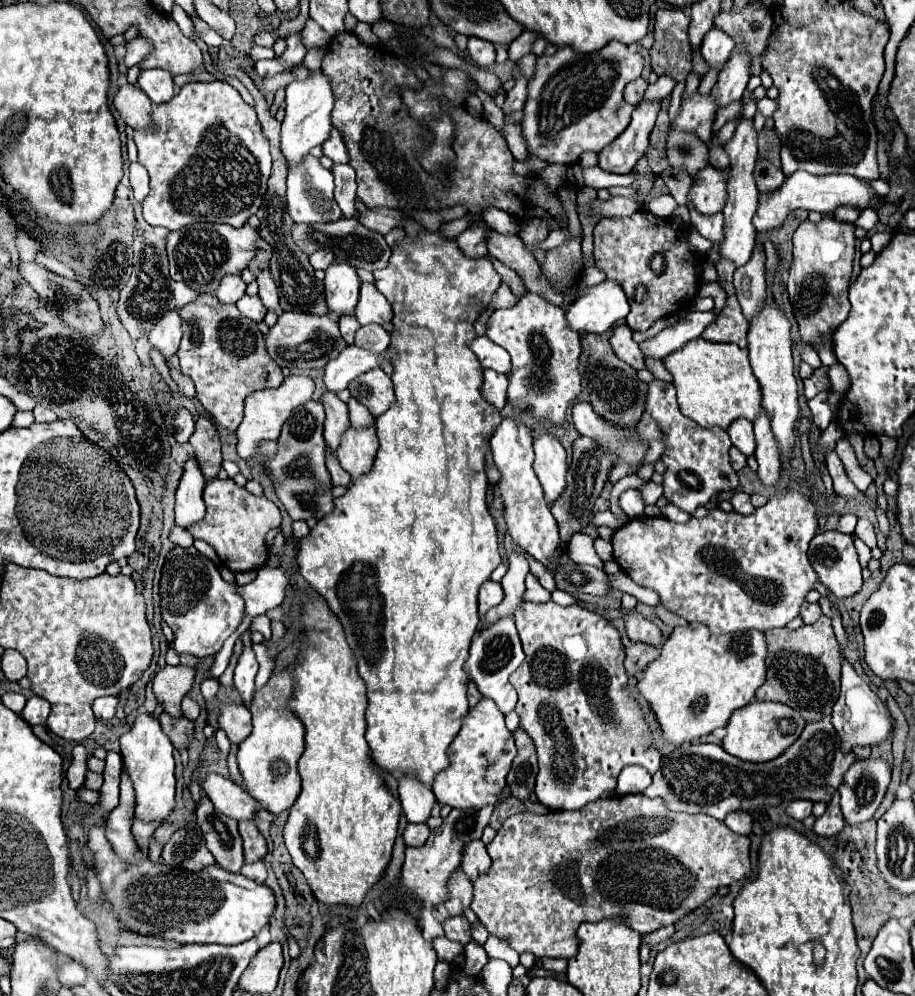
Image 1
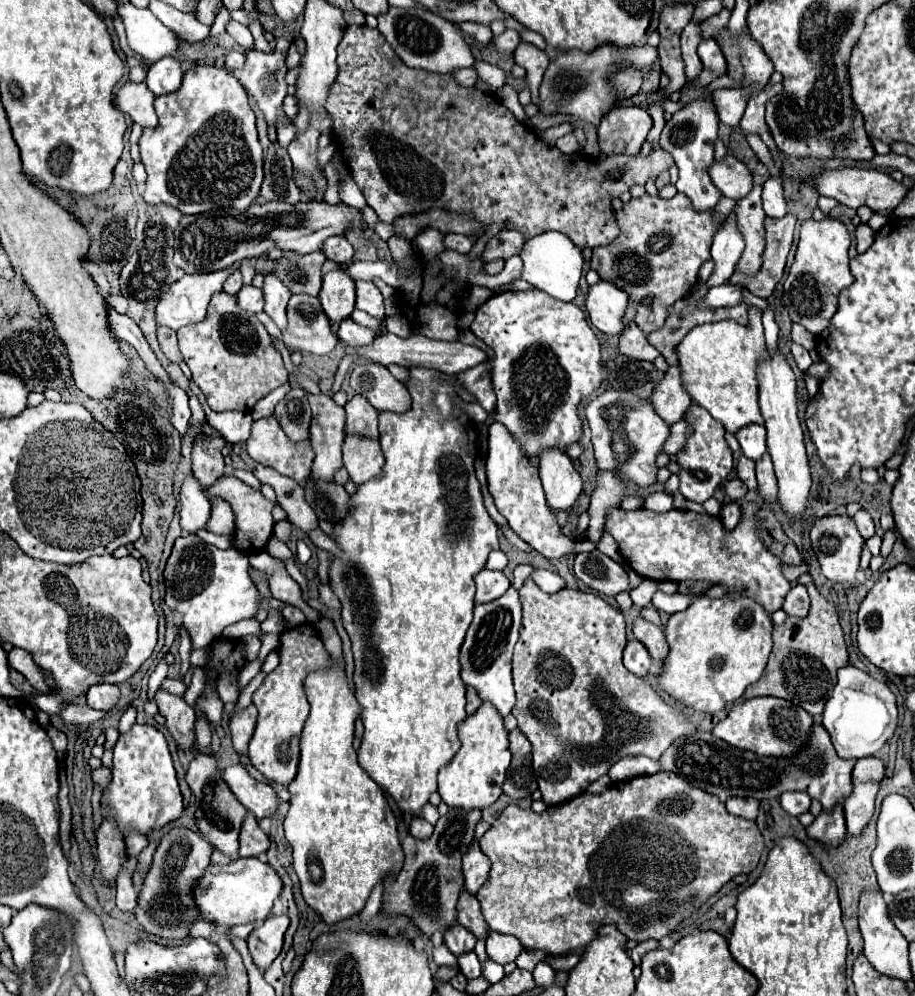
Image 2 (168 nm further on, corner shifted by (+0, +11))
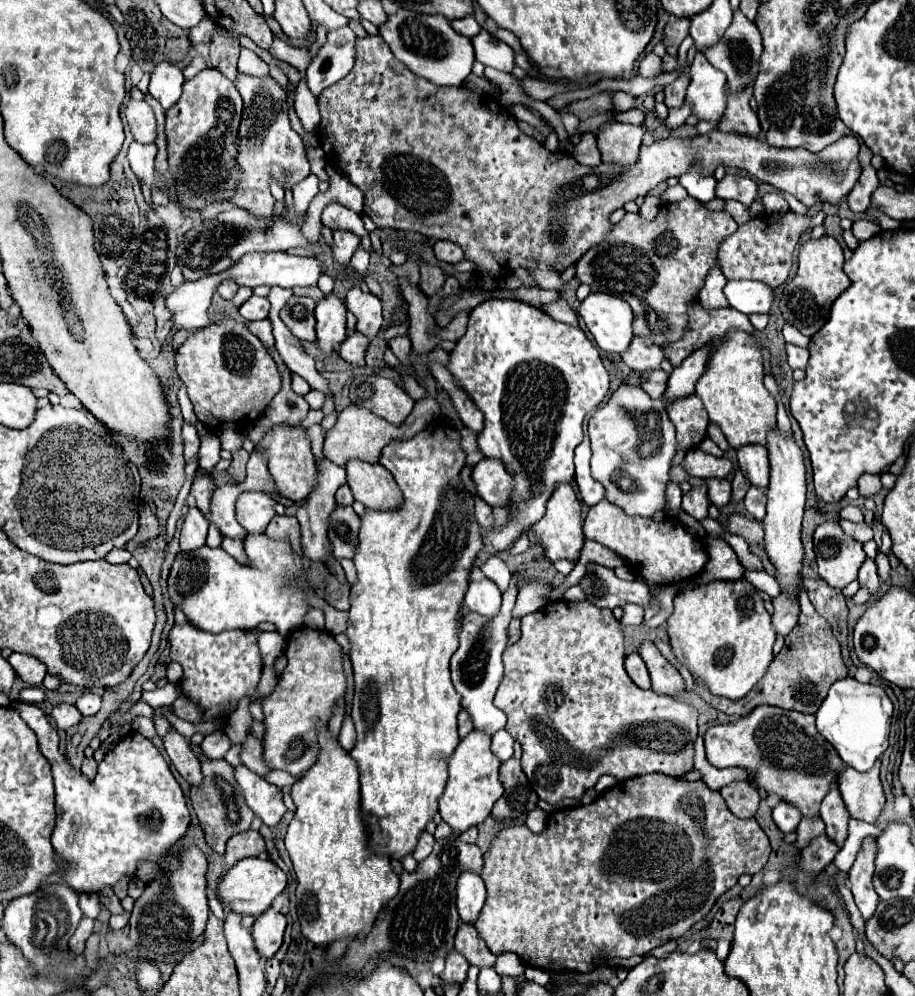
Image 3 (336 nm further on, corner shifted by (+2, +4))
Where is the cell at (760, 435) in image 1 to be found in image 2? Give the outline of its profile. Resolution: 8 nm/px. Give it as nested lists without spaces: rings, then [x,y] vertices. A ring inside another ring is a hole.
[[[770,454],[762,460],[756,462],[756,480],[758,480],[758,494],[766,504],[776,502],[776,476],[774,476],[774,466],[770,464]]]

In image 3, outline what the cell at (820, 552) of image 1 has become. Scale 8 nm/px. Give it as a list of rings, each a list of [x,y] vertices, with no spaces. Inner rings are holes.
[[[822,523],[814,531],[814,553],[820,577],[836,589],[856,579],[866,553],[862,543],[848,537],[838,523]]]

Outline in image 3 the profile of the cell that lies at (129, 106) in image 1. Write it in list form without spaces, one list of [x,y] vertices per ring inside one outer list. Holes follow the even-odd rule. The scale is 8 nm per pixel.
[[[130,99],[126,105],[126,121],[136,141],[154,143],[156,141],[156,119],[146,101]]]

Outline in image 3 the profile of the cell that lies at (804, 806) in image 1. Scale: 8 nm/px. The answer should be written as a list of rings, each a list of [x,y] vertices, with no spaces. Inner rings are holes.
[[[780,801],[772,811],[772,819],[774,819],[774,823],[778,825],[780,831],[790,833],[790,831],[796,831],[802,815],[800,815],[798,807],[792,807],[792,803]]]

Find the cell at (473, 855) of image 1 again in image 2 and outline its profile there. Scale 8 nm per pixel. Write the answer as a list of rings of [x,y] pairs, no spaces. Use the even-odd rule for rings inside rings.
[[[476,842],[474,848],[470,848],[470,852],[466,852],[466,856],[462,858],[462,870],[466,878],[464,888],[476,896],[478,890],[488,882],[488,872],[490,872],[490,860],[486,860]]]

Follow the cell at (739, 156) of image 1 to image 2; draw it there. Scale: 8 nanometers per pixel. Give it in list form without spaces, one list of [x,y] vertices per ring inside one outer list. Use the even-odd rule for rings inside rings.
[[[734,212],[728,216],[726,224],[716,232],[714,244],[712,244],[712,260],[714,260],[714,270],[708,278],[708,286],[720,286],[730,280],[734,274],[734,268],[738,264],[738,258],[742,254],[744,240],[742,234],[738,232],[736,226],[736,216]]]

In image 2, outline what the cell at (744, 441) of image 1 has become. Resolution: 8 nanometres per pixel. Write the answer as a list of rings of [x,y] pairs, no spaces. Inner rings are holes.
[[[750,424],[736,432],[740,448],[746,458],[758,462],[766,454],[766,428],[758,424]]]

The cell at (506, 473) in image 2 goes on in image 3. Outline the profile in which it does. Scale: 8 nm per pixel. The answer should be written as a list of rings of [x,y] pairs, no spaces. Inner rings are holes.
[[[482,459],[474,471],[472,477],[476,481],[476,489],[480,497],[490,507],[508,507],[510,495],[512,495],[512,475],[506,471],[506,467],[500,463],[500,459]]]

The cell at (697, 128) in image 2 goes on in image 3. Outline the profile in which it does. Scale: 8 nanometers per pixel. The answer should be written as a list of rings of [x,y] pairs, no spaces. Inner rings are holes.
[[[694,167],[694,169],[690,169],[690,173],[680,175],[680,185],[688,191],[690,197],[694,197],[702,203],[708,203],[716,197],[714,195],[716,179],[714,179],[714,175],[704,175],[702,167]]]

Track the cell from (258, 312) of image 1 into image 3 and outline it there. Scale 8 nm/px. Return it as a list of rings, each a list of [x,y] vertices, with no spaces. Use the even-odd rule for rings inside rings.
[[[252,295],[242,307],[240,307],[240,313],[246,321],[256,321],[256,319],[266,319],[268,317],[268,309],[270,309],[270,303],[266,297],[256,297]]]

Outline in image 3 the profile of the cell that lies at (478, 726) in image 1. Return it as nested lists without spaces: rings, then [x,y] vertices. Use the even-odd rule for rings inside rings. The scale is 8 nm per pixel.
[[[470,731],[460,745],[456,747],[454,755],[448,759],[448,781],[446,789],[440,797],[440,815],[442,819],[458,833],[466,831],[472,825],[482,823],[490,811],[496,799],[504,793],[504,787],[500,783],[500,759],[492,755],[492,737],[484,735],[484,731]]]

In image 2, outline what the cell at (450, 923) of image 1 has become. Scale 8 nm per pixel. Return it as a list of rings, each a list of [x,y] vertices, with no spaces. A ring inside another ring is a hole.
[[[452,924],[450,932],[444,934],[444,944],[454,956],[460,956],[464,952],[472,952],[476,946],[476,940],[474,936],[470,936],[470,932],[466,932],[466,928],[462,928],[460,924]]]

